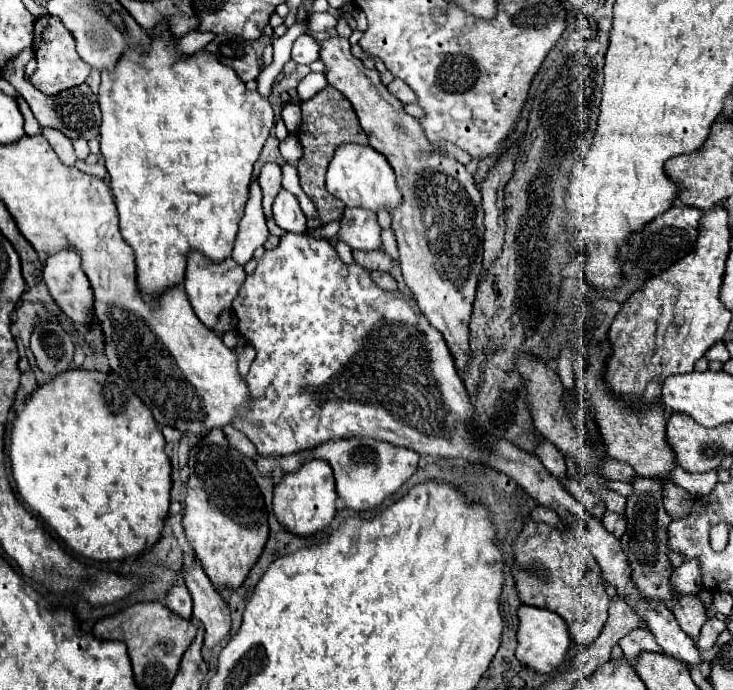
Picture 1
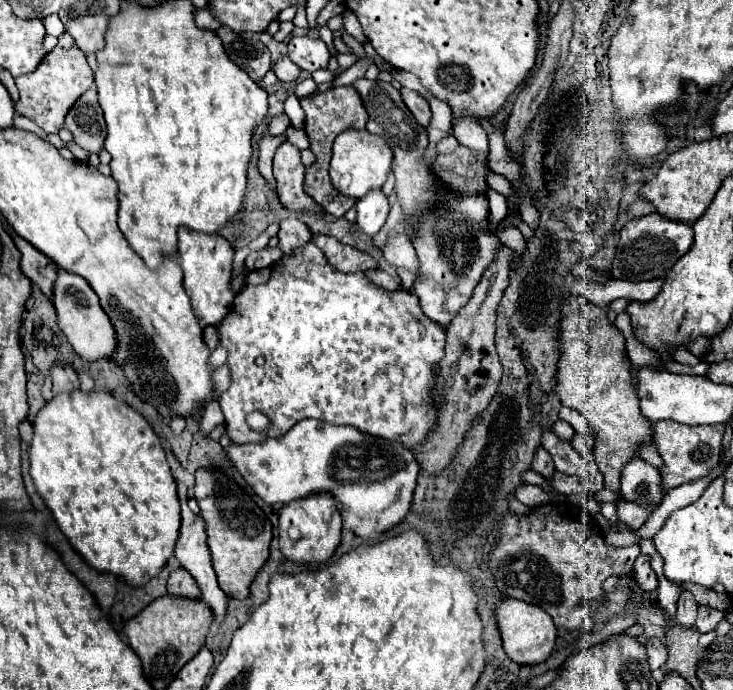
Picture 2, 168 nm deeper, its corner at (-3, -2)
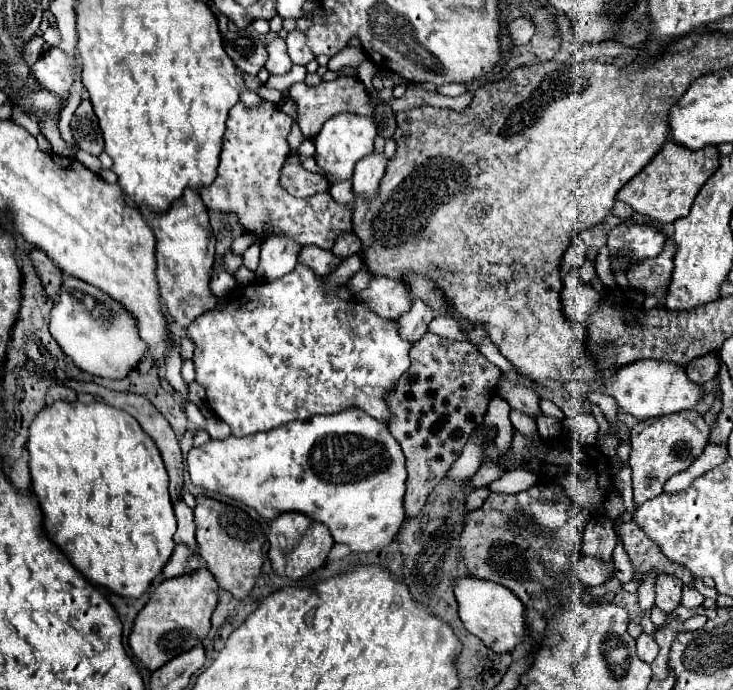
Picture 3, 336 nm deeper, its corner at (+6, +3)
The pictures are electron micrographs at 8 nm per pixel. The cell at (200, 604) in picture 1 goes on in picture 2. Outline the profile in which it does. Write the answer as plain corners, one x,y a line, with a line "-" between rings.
178,484
178,496
180,496
180,504
182,504
182,528
180,528
180,538
176,542
176,558
180,560
182,568
186,568
198,582
200,590
202,590
202,600
212,608
216,620
224,620
226,616
226,604
228,604
228,598
226,594
220,590
218,586
218,580
216,580
216,572
212,568
212,560
210,560
210,550
208,550
208,544
206,544
206,526
204,526
204,520
200,516
196,516
190,508
188,508
188,488
186,484

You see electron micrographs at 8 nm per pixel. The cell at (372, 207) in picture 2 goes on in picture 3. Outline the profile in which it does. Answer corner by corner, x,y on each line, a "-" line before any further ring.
369,155
369,159
361,159
353,173
353,191
365,201
373,201
379,195
379,183
385,175
385,155

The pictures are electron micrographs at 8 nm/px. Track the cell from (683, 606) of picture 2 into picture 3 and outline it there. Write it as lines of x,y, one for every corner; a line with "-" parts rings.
669,575
657,577
657,583
655,583
655,593
657,593
655,605
671,615
681,605
681,591
683,591
681,579
669,577

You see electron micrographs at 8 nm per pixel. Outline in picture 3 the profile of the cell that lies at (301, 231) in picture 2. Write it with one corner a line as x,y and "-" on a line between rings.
271,235
261,247
261,261
255,271
259,281
273,281
287,275
297,265
301,245
291,235

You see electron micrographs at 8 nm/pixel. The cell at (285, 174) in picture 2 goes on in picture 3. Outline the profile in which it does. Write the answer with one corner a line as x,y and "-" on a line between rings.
267,101
255,109
247,109
243,103
237,103
229,111
217,179
209,185
209,189
201,189
201,199
209,209
237,213
241,225
247,231
257,233
261,239
275,233
291,233
301,245
313,243
317,247
331,249
335,235
353,229
351,211
337,207
329,193
297,199
281,187
281,169
291,153
287,143
291,125
293,117

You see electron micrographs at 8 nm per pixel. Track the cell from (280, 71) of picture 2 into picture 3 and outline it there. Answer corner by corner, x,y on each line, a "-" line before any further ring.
275,39
267,45
267,51
269,51
269,59
265,63
265,69
271,73
271,75
285,75
291,71
293,63
287,55
287,47
285,47
285,41
283,39

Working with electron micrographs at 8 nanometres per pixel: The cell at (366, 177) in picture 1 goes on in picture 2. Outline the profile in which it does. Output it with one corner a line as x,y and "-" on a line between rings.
344,130
334,140
332,148
332,160
330,160
330,178
334,188
340,194
346,194
350,198
360,200
374,188
382,188
386,182
388,172
392,170
392,152
390,146
384,140
378,140
378,136
370,134
368,130

